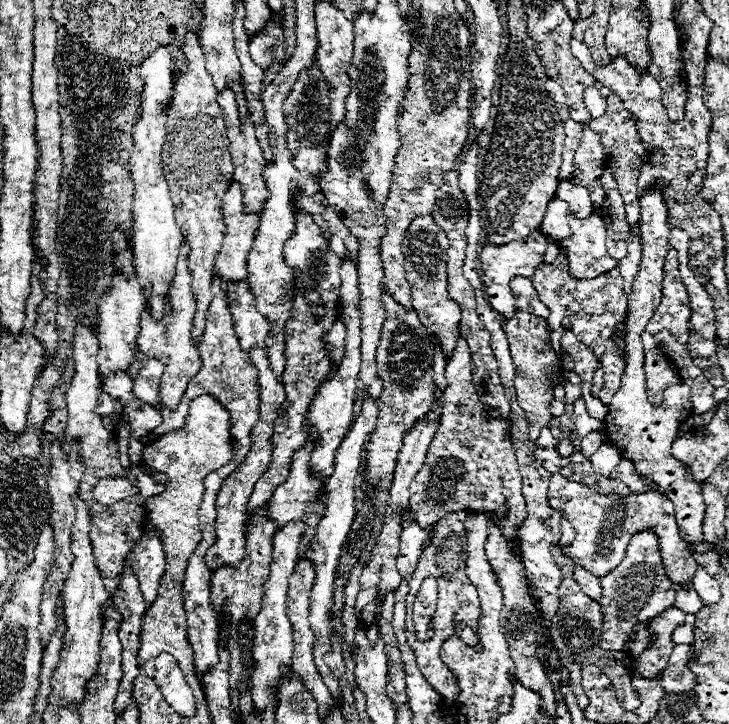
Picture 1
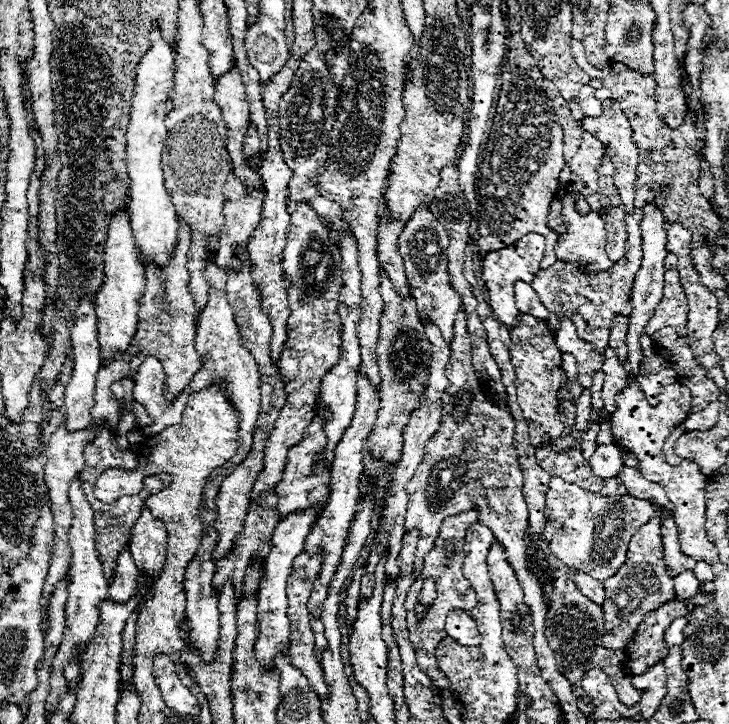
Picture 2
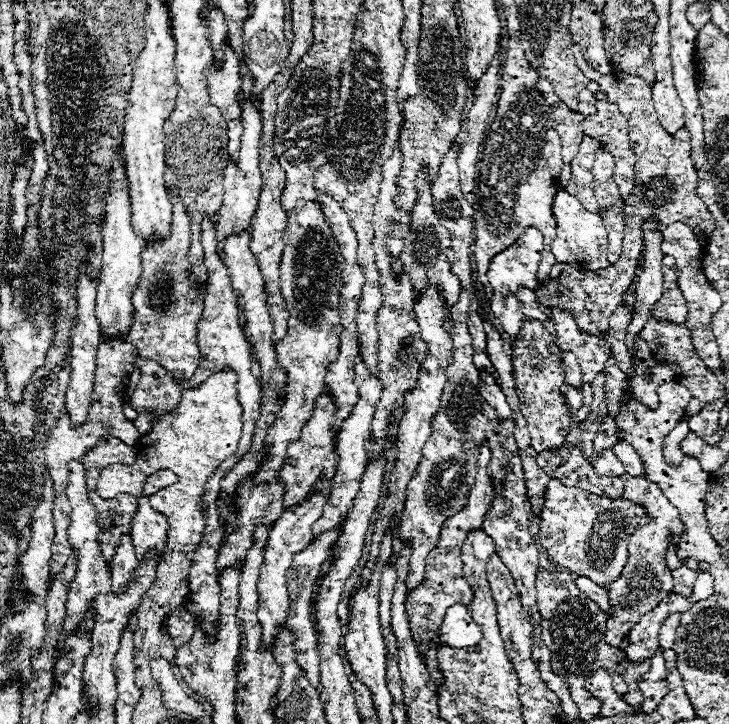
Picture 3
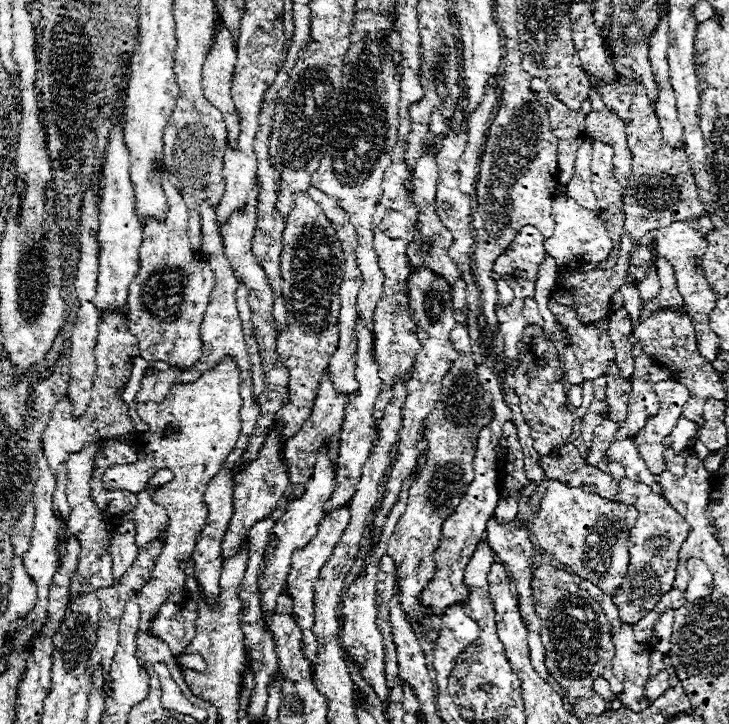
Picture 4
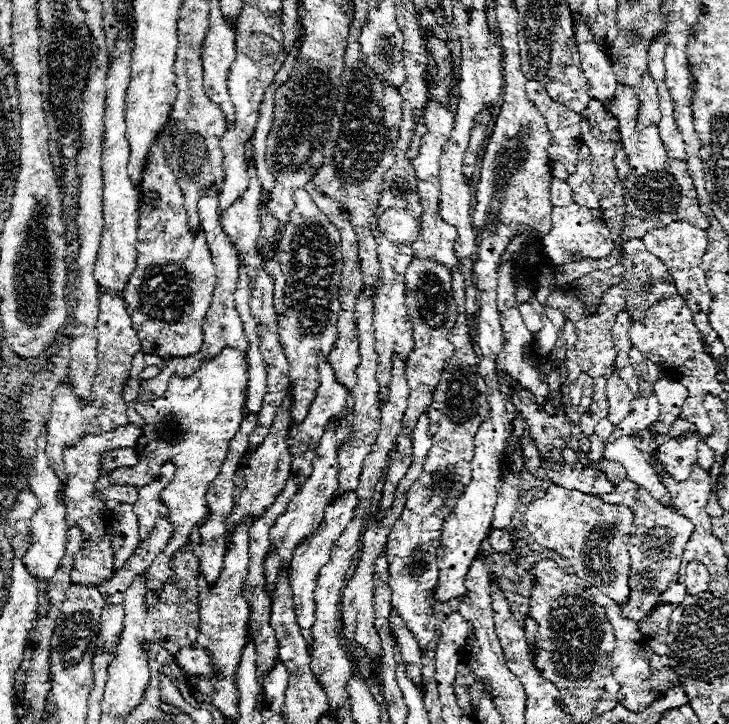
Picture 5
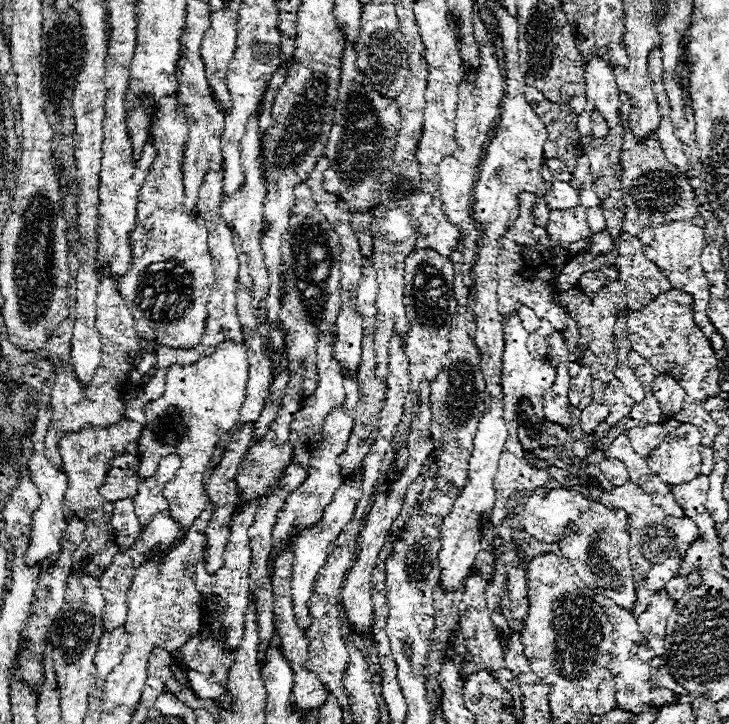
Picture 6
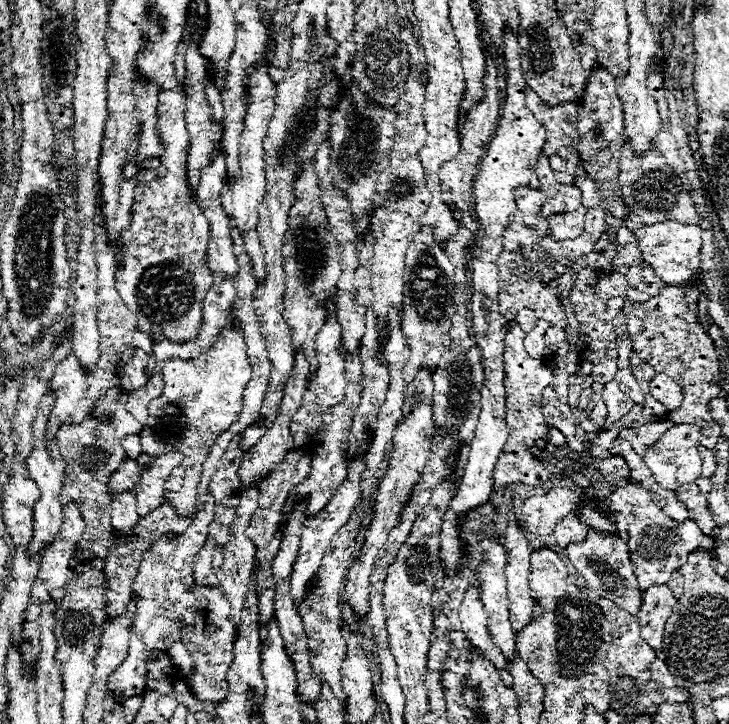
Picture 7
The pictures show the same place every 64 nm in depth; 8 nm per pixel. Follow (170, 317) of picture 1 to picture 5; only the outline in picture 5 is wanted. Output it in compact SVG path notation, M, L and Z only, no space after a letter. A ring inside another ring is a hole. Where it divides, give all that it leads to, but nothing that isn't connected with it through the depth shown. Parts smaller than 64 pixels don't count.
M166 122L156 138L156 144L152 144L150 164L142 182L142 192L160 198L160 206L140 206L140 228L136 244L138 268L128 278L122 298L130 312L132 328L140 338L144 354L190 356L196 354L202 346L202 322L210 306L216 276L202 228L196 234L190 234L186 226L182 192L176 186L176 176L164 156L164 152L172 152L172 146L172 126Z

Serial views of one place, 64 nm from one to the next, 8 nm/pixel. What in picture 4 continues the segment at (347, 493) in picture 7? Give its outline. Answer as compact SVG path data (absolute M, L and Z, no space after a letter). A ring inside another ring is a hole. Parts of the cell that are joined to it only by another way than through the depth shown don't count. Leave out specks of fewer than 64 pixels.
M350 502L344 508L338 508L336 512L328 512L322 520L322 524L318 526L318 534L304 546L300 548L300 552L292 554L292 566L286 578L288 584L288 594L292 596L294 602L294 610L292 616L296 620L296 624L302 630L302 644L304 644L304 656L314 664L316 662L316 636L312 634L312 626L314 626L314 582L318 580L320 568L330 560L332 550L336 546L336 542L340 540L340 536L344 534L344 528L348 526L348 518L350 518Z

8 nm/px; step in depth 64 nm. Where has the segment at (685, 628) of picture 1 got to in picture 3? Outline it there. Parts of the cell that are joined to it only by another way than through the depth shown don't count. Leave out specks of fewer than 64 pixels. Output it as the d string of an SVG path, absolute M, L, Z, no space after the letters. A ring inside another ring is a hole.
M672 614L664 620L660 626L660 650L668 650L674 646L676 640L676 626L678 626L678 614Z

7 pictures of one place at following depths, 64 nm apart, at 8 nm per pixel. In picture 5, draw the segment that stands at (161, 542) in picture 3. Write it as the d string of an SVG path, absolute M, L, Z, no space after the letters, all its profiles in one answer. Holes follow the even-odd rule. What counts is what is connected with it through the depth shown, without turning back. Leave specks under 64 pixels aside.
M166 462L160 468L156 480L138 488L138 500L134 504L134 514L138 516L138 524L140 524L140 540L144 540L150 534L158 516L168 516L168 506L160 500L160 492L172 480L174 472L176 472L174 464Z

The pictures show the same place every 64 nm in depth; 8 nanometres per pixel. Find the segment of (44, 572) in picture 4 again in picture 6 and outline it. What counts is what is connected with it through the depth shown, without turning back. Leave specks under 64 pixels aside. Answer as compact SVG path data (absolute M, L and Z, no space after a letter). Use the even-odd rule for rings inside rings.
M40 408L38 410L38 420L34 422L34 452L32 458L28 462L30 468L30 480L36 484L38 494L42 498L38 510L34 512L34 520L32 520L32 542L26 550L26 562L32 564L40 564L44 558L54 558L60 552L60 540L62 540L62 532L66 528L66 516L62 512L62 498L64 498L64 490L66 490L66 474L58 468L54 468L46 456L44 456L44 436L46 436L46 428L52 416L52 408Z

